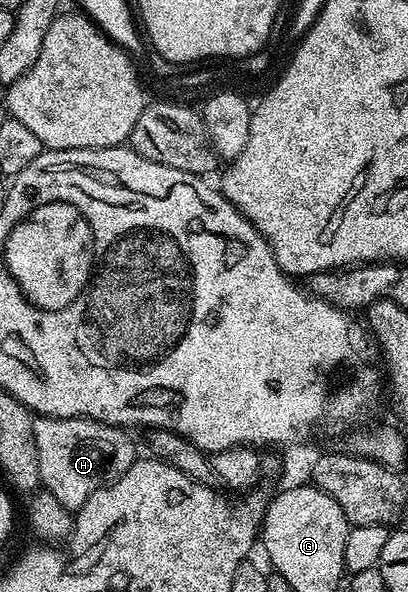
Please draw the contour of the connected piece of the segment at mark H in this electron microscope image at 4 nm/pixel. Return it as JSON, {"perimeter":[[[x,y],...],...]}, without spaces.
{"perimeter":[[[39,416],[35,441],[42,487],[69,510],[77,510],[97,489],[116,480],[137,459],[128,433],[114,424],[102,424],[86,416]]]}

